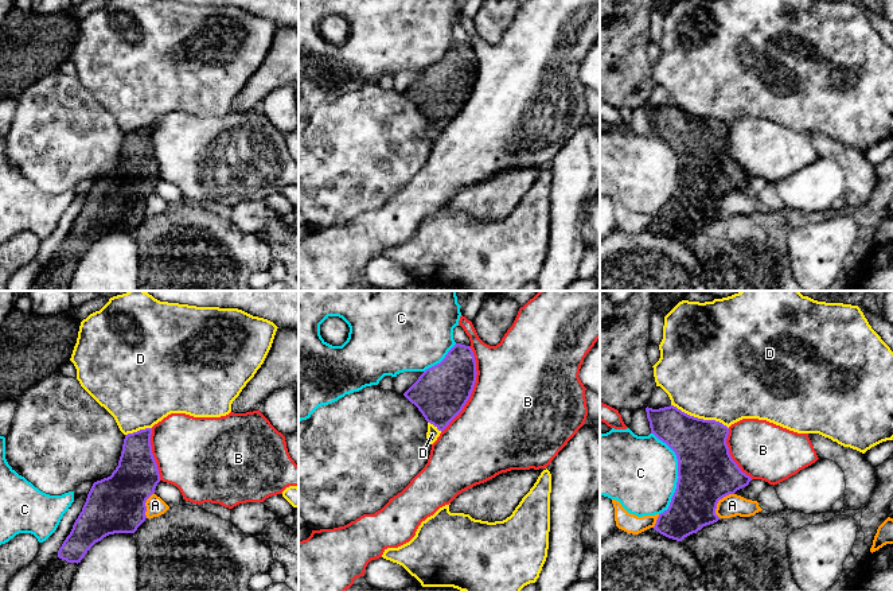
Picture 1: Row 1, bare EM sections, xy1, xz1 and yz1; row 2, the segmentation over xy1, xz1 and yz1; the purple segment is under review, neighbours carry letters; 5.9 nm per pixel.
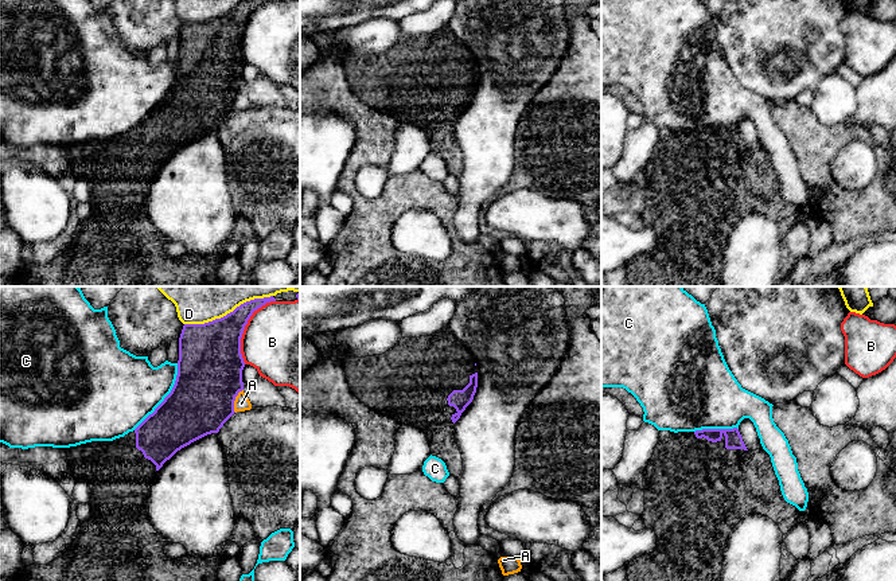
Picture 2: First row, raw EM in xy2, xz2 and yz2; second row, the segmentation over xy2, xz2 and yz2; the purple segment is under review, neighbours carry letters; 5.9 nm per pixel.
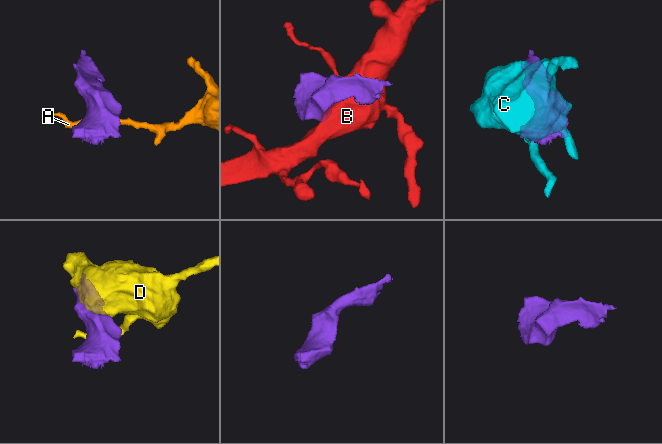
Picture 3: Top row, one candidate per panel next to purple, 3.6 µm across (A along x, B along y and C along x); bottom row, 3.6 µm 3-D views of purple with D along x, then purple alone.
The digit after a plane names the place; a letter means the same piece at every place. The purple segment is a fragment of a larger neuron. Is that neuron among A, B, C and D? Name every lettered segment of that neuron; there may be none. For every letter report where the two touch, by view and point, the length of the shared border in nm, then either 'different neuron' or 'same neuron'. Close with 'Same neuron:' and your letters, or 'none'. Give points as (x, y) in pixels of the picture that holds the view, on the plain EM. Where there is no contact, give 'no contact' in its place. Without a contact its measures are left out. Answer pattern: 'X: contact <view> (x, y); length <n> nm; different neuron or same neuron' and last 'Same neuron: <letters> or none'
A: contact yz1 (717, 201); length 180 nm; different neuron
B: contact xz1 (472, 88); length 550 nm; different neuron
C: contact yz1 (678, 171); length 500 nm; different neuron
D: contact xy2 (215, 18); length 400 nm; different neuron
Same neuron: none

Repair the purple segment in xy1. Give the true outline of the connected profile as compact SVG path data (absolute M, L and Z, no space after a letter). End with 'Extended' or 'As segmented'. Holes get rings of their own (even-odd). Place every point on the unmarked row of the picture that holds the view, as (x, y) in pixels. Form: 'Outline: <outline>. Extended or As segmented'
Outline: M152 127L125 133L118 164L110 175L93 182L86 201L70 233L39 272L30 291L67 291L73 273L87 249L104 236L114 232L134 232L145 219L147 198L160 180L157 162L151 144Z. Extended

